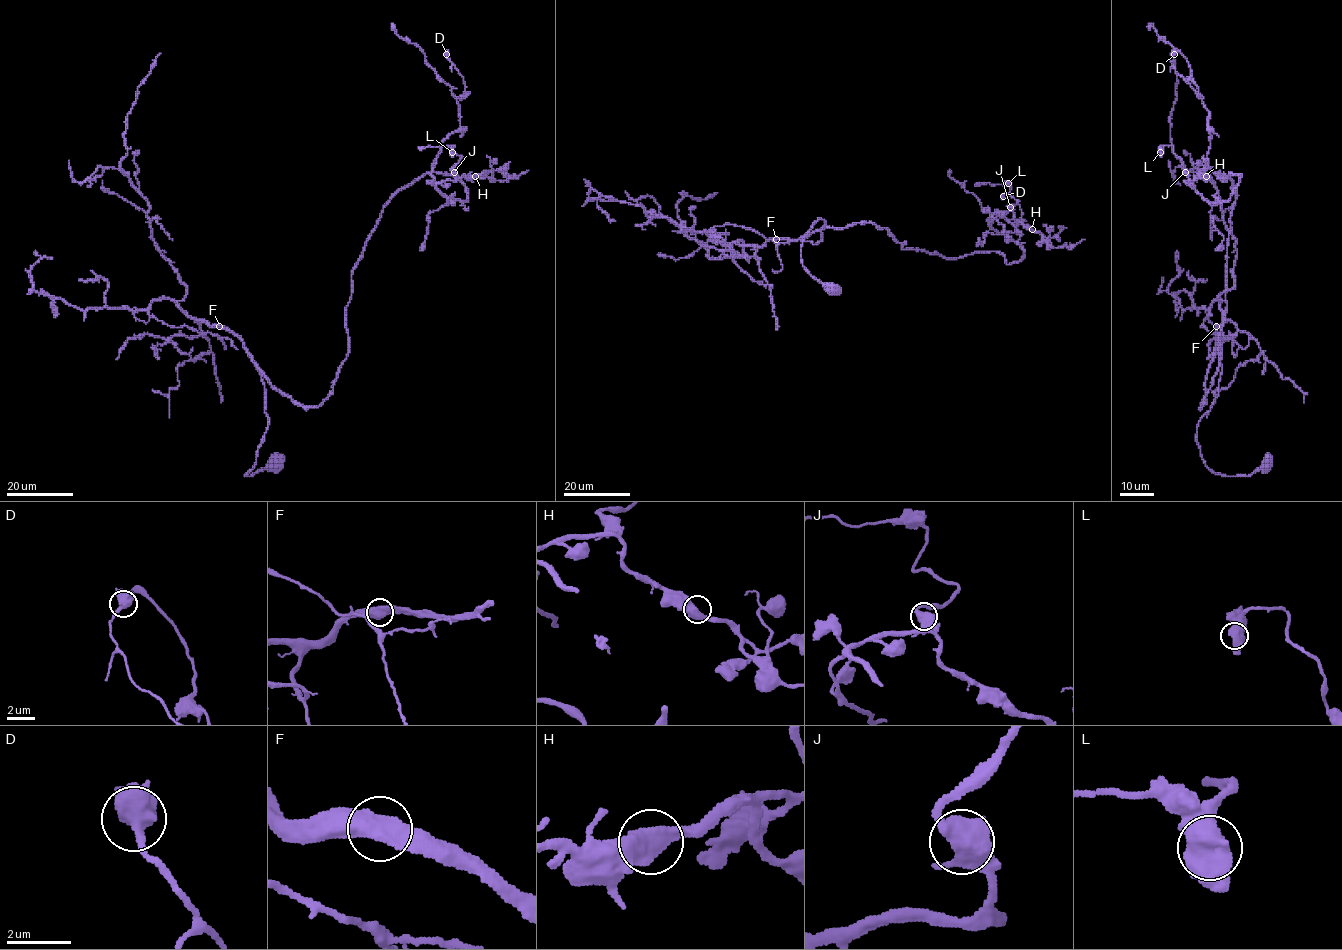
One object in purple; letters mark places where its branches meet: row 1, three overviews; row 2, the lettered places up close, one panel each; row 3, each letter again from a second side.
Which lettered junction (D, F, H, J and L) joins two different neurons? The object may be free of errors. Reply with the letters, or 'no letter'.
no letter

